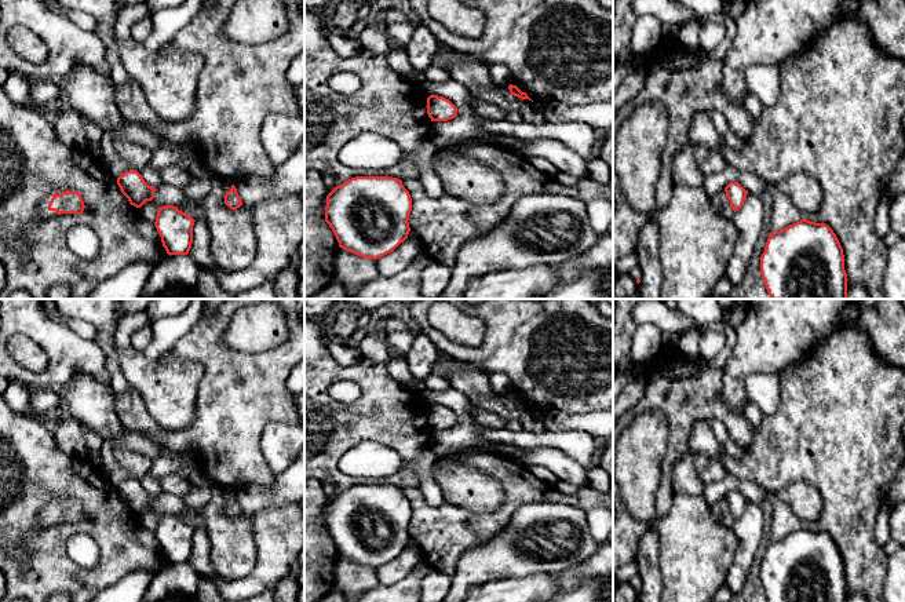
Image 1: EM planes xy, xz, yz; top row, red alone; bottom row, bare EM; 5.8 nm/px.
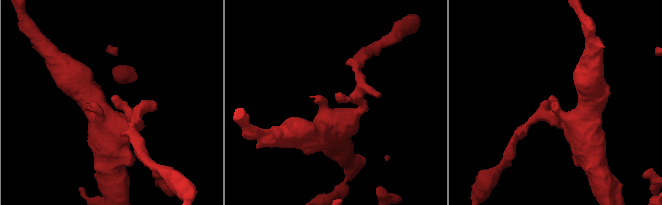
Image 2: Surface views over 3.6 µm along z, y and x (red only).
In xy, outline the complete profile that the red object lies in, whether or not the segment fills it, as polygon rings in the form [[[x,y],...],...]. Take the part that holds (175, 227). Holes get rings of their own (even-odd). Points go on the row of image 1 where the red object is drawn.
[[[174,205],[160,207],[154,226],[171,255],[187,255],[193,242],[194,219]]]

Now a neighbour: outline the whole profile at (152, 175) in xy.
[[[146,165],[139,174],[145,179],[145,182],[152,187],[158,187],[164,183],[161,178],[161,171],[154,167]]]

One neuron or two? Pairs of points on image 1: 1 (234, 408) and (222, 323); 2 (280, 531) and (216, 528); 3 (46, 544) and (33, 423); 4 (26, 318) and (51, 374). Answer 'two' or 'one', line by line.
1: one
2: two
3: one
4: one

